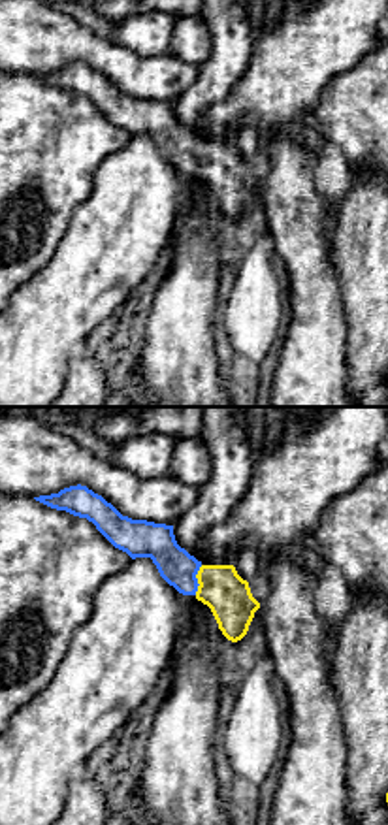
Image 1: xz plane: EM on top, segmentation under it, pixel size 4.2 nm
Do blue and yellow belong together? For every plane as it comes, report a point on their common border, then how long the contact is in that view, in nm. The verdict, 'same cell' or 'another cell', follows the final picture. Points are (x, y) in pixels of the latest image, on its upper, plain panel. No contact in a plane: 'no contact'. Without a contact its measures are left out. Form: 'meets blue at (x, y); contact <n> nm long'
meets blue at (196, 159); contact 130 nm long

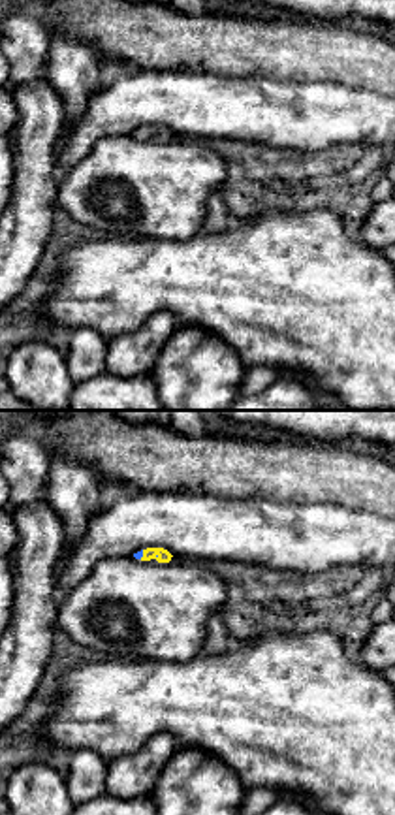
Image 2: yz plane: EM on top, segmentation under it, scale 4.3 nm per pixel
meets blue at (142, 132); contact 40 nm long

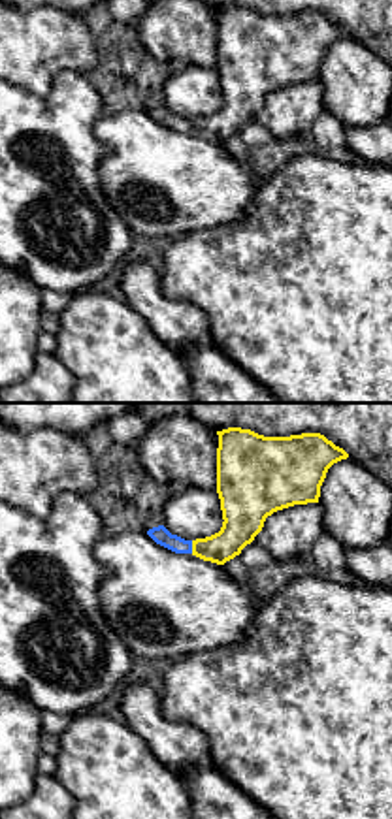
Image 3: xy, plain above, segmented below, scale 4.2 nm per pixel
meets blue at (191, 125); contact 60 nm long

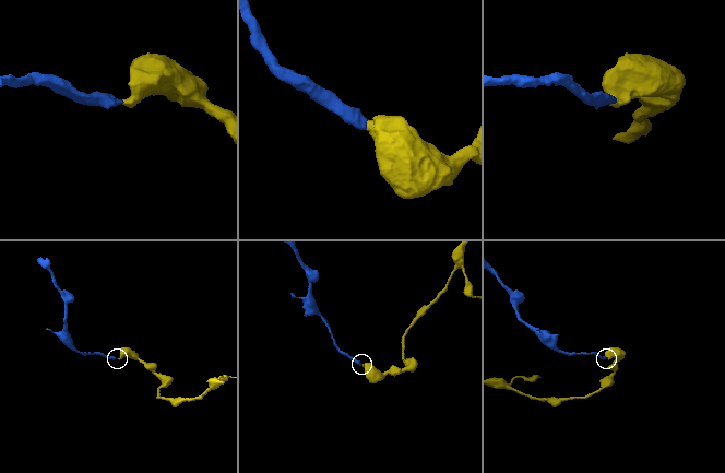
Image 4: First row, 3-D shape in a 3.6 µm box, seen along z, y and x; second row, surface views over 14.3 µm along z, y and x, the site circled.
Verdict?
same cell

